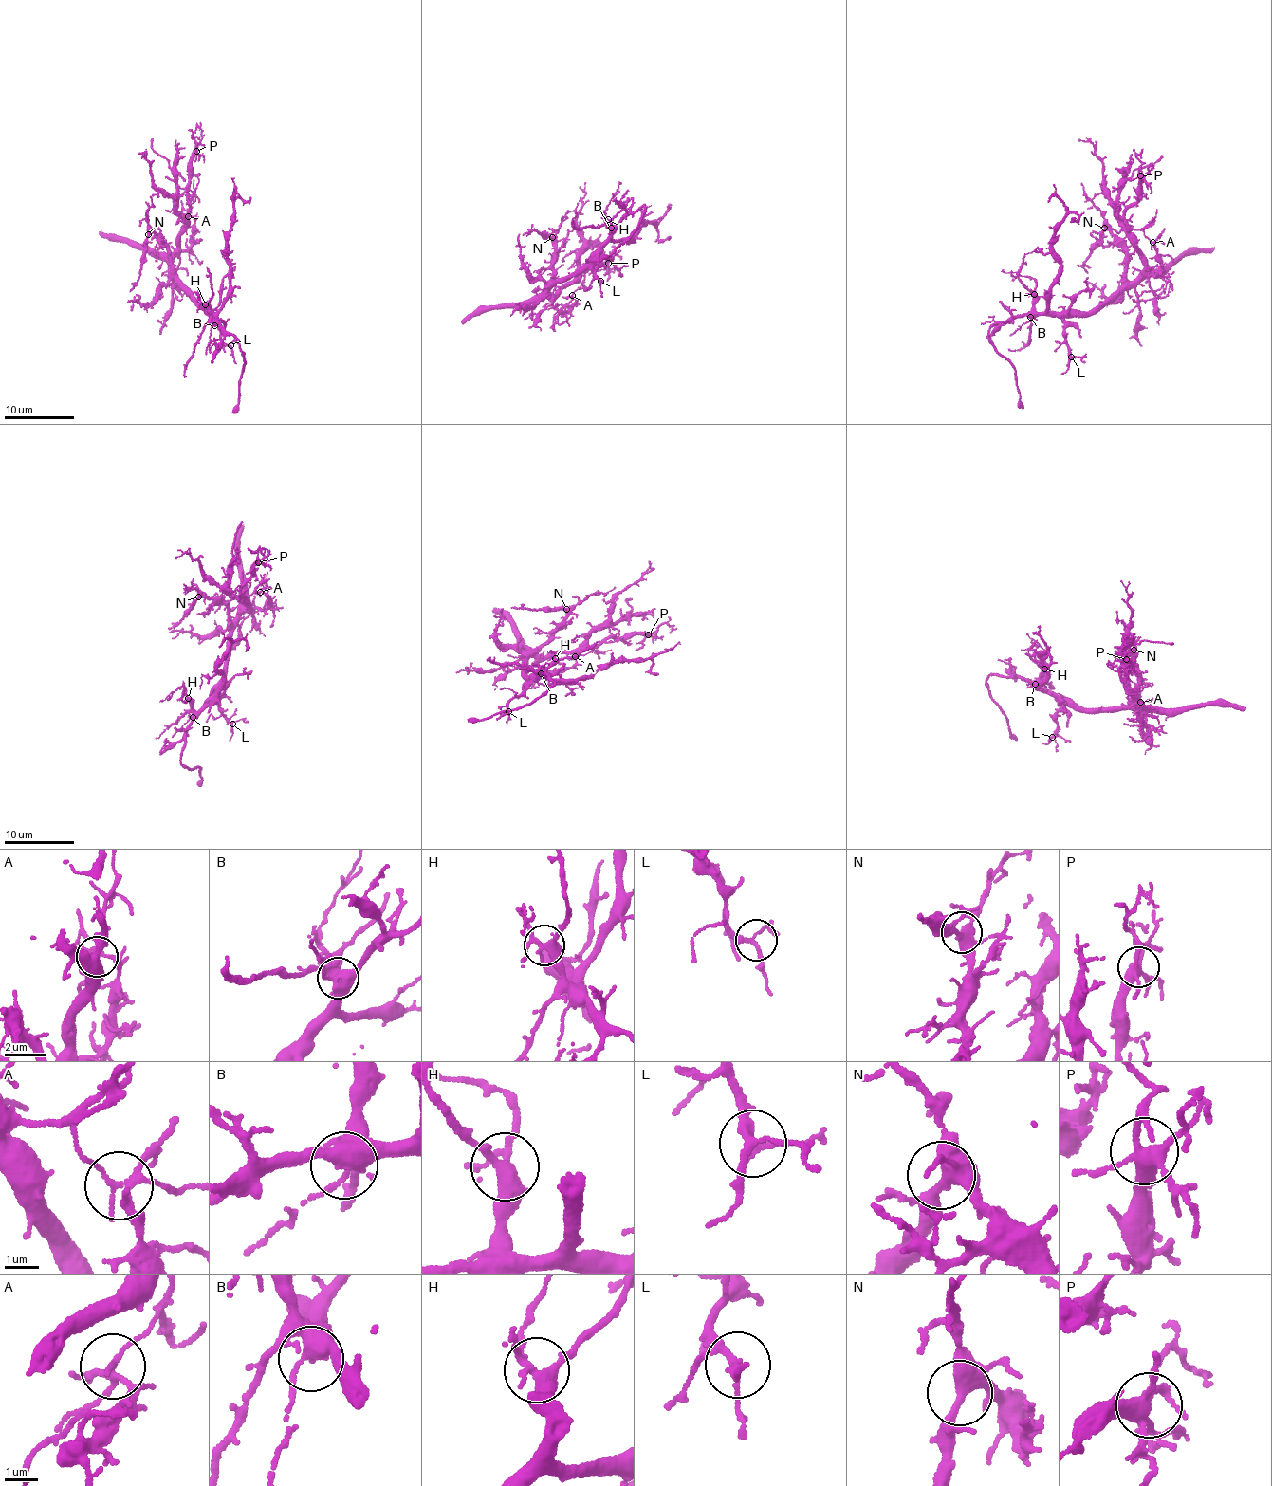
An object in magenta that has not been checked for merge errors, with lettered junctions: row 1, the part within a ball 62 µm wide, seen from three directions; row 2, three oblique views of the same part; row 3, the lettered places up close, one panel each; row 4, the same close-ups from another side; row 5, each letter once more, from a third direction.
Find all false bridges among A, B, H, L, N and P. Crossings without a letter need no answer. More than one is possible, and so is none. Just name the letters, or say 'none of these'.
none of these

